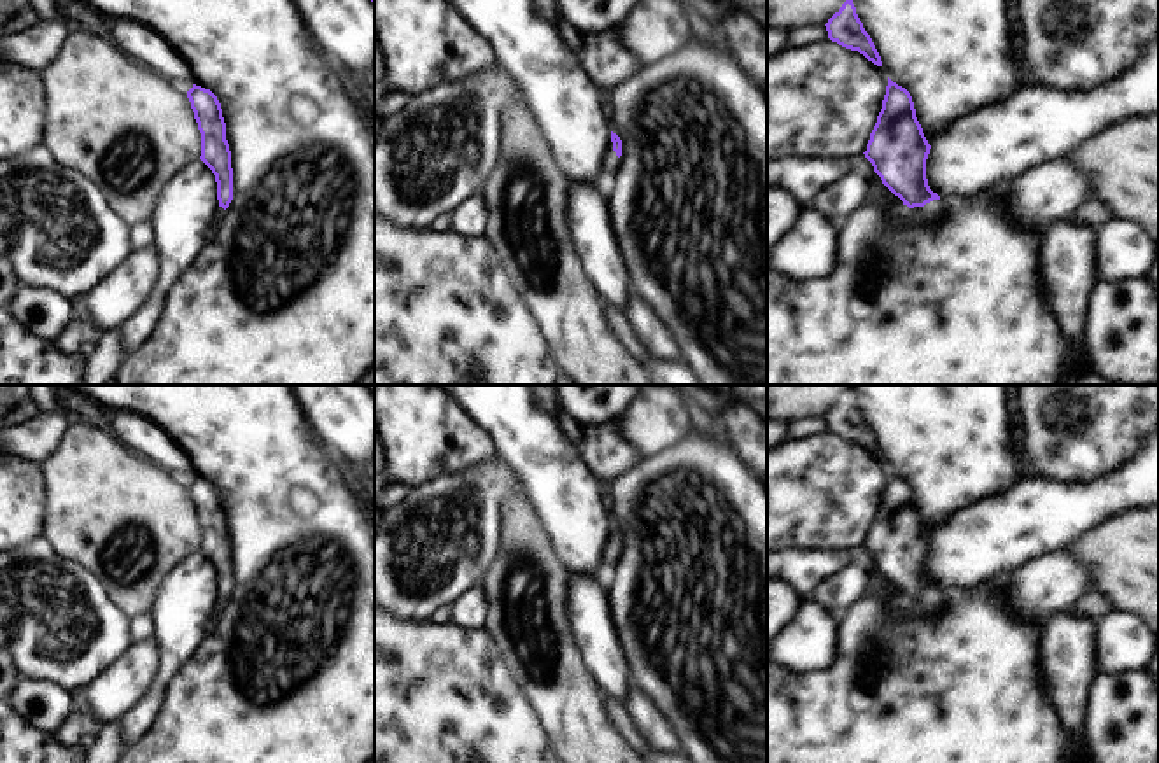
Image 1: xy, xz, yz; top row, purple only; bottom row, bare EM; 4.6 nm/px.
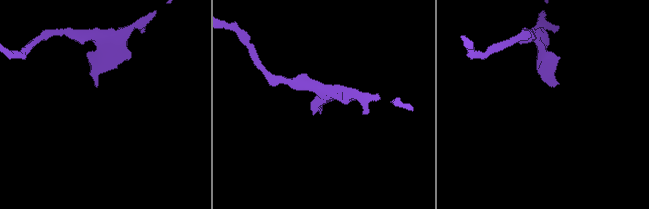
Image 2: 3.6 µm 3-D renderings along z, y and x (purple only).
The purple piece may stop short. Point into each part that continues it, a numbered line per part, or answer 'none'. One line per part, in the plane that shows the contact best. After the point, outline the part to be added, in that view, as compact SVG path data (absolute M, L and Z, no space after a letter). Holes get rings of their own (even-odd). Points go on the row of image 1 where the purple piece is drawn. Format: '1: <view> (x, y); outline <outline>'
1: yz (937, 209); outline M933 200L926 203L924 206L914 206L910 208L914 215L921 220L938 220L949 214L945 200Z

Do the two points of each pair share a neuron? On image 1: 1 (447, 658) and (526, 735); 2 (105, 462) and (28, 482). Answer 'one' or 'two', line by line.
1: one
2: two

